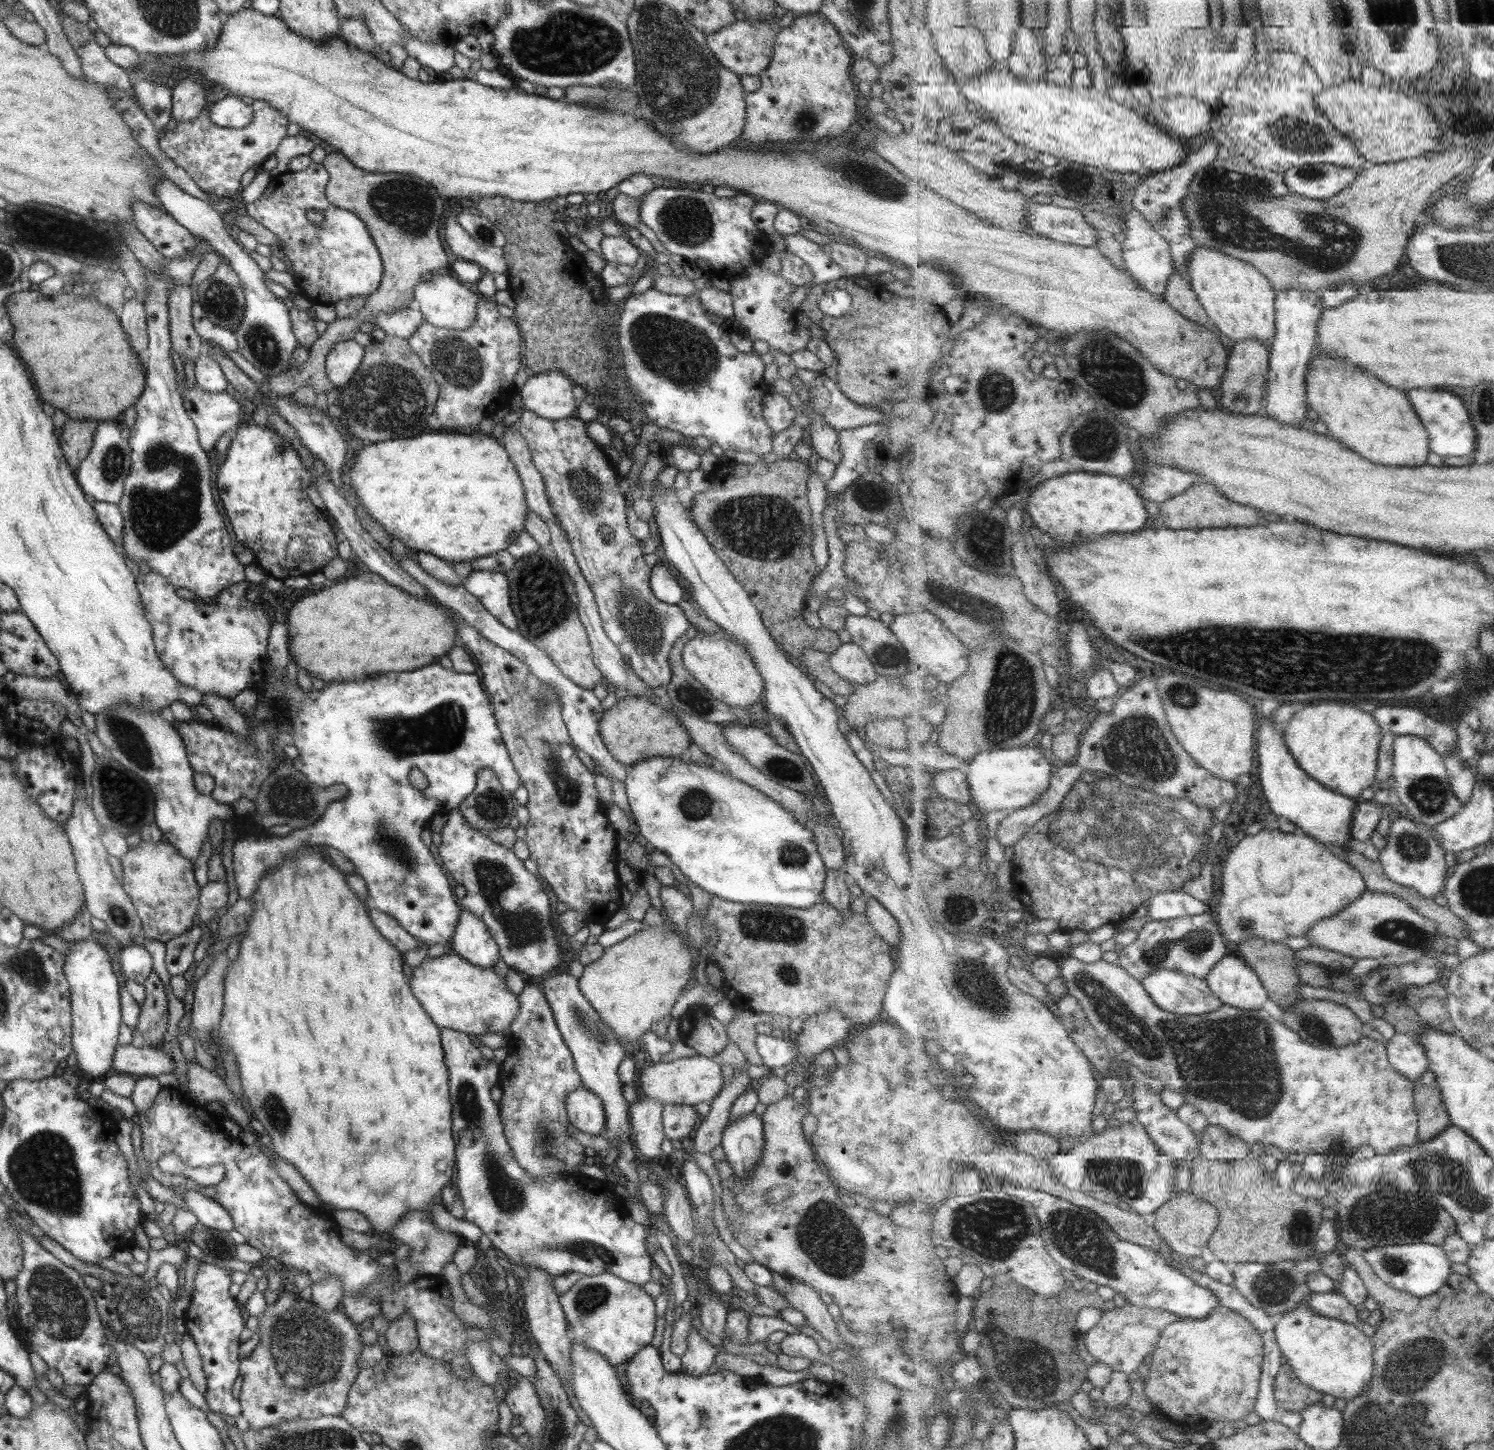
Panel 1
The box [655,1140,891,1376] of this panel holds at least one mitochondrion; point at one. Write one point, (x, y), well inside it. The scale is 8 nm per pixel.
(825, 1235)

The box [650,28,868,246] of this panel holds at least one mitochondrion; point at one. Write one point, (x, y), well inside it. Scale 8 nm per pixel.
(700, 80)

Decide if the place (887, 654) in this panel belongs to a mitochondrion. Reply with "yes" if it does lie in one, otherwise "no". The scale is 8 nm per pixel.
yes

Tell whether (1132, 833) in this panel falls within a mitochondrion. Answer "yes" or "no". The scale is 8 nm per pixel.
yes

